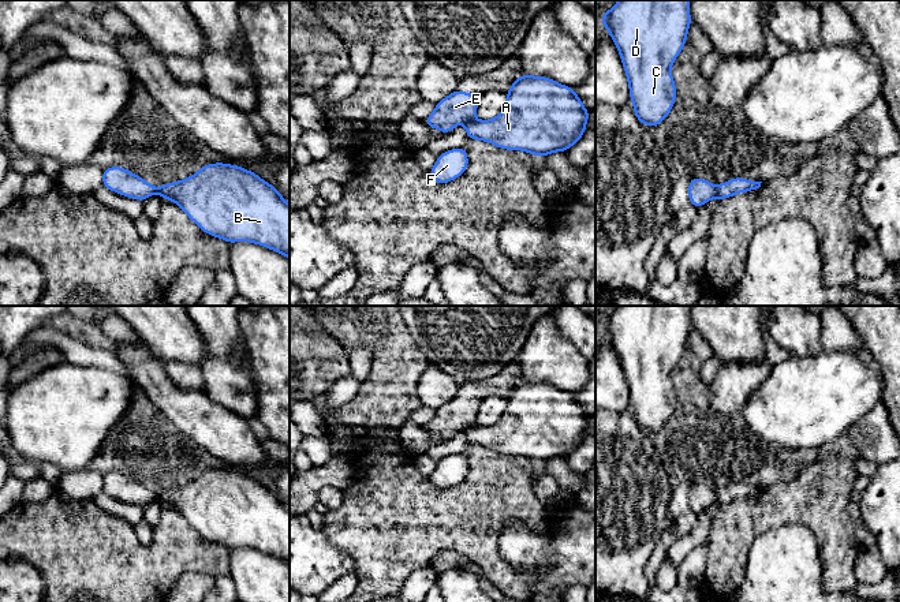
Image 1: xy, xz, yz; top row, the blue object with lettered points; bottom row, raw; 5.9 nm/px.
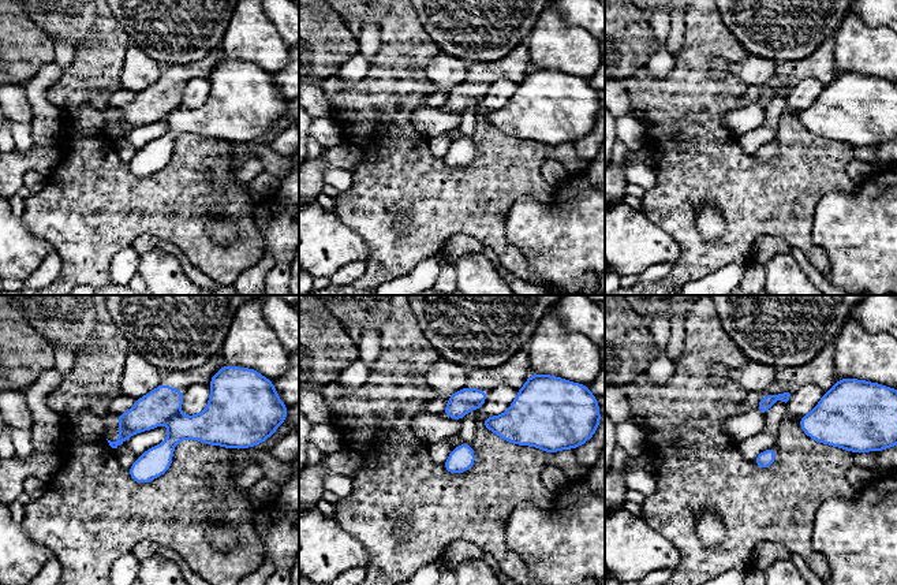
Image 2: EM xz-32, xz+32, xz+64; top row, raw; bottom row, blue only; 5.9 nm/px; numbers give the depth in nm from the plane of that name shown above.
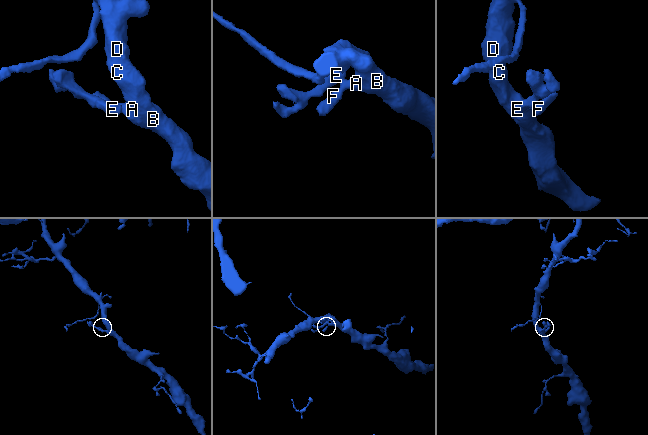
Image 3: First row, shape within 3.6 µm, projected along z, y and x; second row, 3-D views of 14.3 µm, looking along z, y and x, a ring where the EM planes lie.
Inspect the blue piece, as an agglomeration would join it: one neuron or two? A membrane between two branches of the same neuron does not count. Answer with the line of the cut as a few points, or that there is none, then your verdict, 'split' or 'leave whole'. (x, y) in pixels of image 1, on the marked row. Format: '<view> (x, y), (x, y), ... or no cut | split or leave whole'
yz (716, 187), (719, 197) | split

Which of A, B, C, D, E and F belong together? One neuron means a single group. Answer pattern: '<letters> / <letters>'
A B C D F / E

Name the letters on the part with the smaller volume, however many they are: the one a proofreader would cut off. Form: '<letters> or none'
E

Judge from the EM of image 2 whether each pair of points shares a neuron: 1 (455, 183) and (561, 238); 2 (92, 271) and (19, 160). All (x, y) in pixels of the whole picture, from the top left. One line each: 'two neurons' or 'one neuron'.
1: two neurons
2: two neurons

